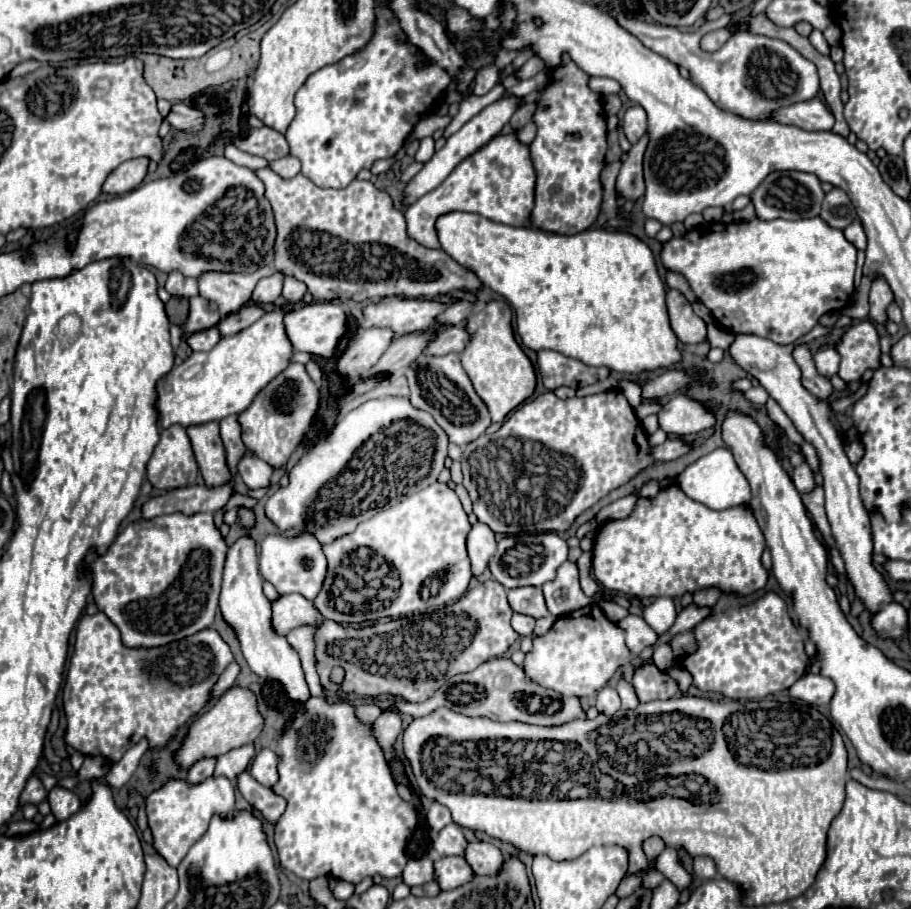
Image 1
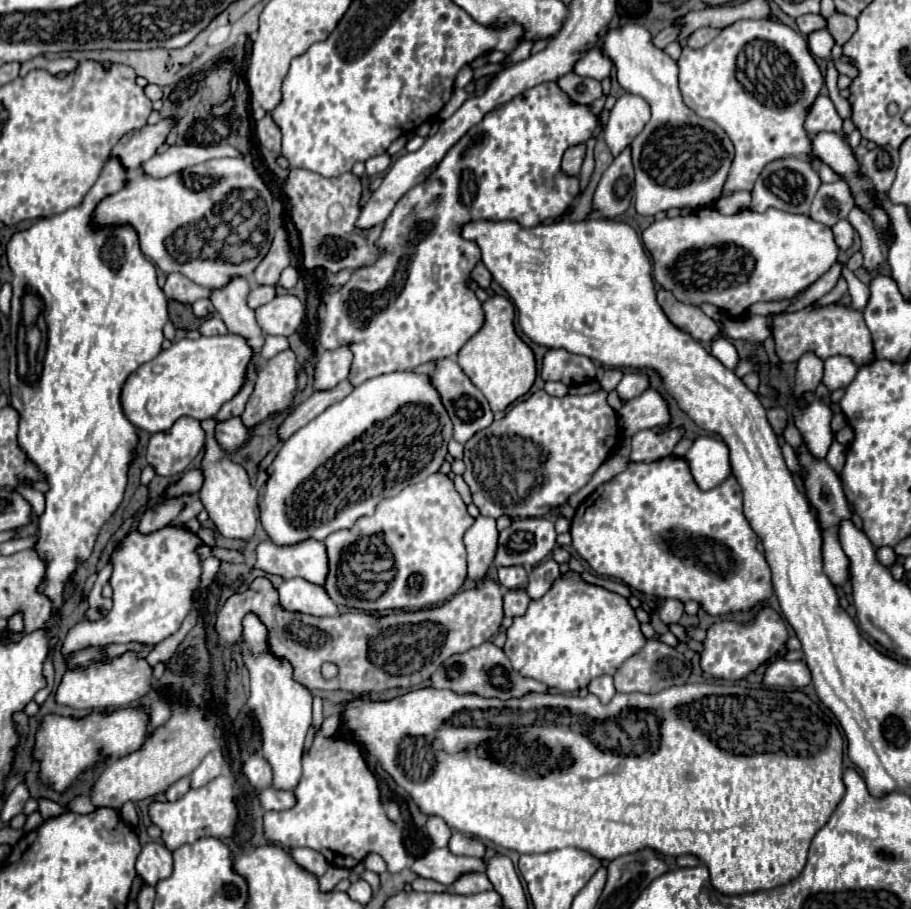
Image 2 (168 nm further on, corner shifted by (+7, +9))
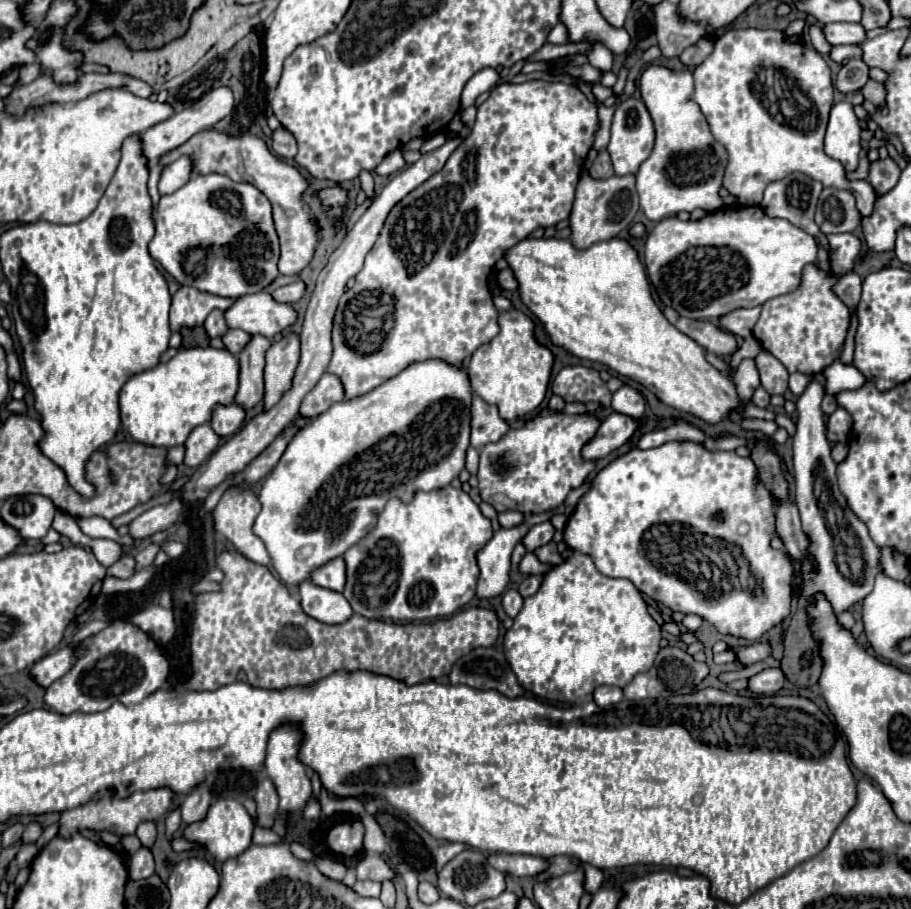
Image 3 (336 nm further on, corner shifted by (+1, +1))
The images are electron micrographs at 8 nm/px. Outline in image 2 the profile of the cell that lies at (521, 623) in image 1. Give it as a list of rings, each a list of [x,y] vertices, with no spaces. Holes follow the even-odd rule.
[[[508,590],[504,594],[504,616],[508,618],[524,616],[530,602],[532,598],[526,594],[526,590]]]

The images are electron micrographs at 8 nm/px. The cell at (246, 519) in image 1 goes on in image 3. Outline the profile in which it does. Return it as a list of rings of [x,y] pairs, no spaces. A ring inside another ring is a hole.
[[[230,486],[218,506],[214,508],[214,528],[220,536],[230,540],[238,552],[256,564],[270,564],[266,546],[252,532],[252,524],[260,512],[260,502],[252,490]]]

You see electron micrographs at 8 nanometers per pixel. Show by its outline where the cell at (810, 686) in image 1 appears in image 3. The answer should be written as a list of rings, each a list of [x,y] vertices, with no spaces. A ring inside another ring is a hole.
[[[766,668],[748,678],[748,690],[754,694],[772,696],[782,688],[782,682],[784,682],[784,674],[780,668]]]

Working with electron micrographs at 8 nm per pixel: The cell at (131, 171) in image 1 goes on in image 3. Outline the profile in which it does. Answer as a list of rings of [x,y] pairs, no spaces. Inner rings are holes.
[[[220,86],[220,88],[214,88],[210,90],[208,94],[204,94],[200,100],[196,100],[192,106],[188,106],[186,110],[170,116],[168,120],[148,128],[146,132],[142,132],[142,144],[144,144],[144,156],[148,160],[152,158],[160,158],[162,154],[178,148],[180,144],[184,144],[190,136],[194,136],[198,130],[206,130],[206,128],[212,128],[216,122],[220,122],[224,116],[228,116],[234,108],[234,94],[228,86]]]

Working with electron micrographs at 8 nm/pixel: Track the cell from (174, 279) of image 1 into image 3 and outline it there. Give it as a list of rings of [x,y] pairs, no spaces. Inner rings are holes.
[[[182,286],[172,296],[172,308],[170,308],[170,328],[176,332],[180,328],[194,328],[202,326],[206,316],[214,310],[226,310],[232,306],[234,300],[212,296],[206,292],[200,292],[192,286]]]

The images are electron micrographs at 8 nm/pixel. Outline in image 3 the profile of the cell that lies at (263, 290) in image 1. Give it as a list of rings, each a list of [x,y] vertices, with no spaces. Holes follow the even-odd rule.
[[[214,128],[202,130],[194,134],[186,144],[174,148],[174,152],[166,152],[166,156],[160,156],[158,162],[162,168],[166,168],[180,156],[188,156],[192,160],[192,174],[218,172],[230,176],[234,182],[254,184],[270,200],[274,226],[282,250],[278,262],[280,274],[296,274],[310,264],[318,244],[318,226],[308,204],[304,202],[308,178],[296,166],[290,166],[278,156],[274,156],[260,136],[254,136],[250,132],[242,132],[242,136],[226,136],[226,132],[218,132]]]

